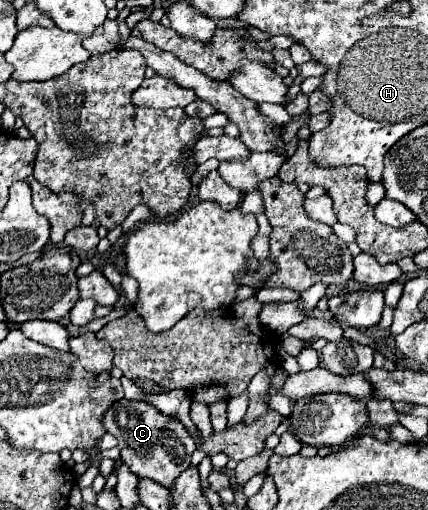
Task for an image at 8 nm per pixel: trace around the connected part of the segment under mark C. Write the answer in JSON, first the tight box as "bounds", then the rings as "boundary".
{"bounds":[104,399,196,487],"boundary":[[[120,399],[104,415],[104,427],[118,439],[122,451],[122,461],[138,477],[148,477],[164,487],[168,487],[174,477],[178,477],[190,465],[190,457],[196,449],[196,441],[184,429],[182,421],[160,413],[154,405],[144,401]]]}

